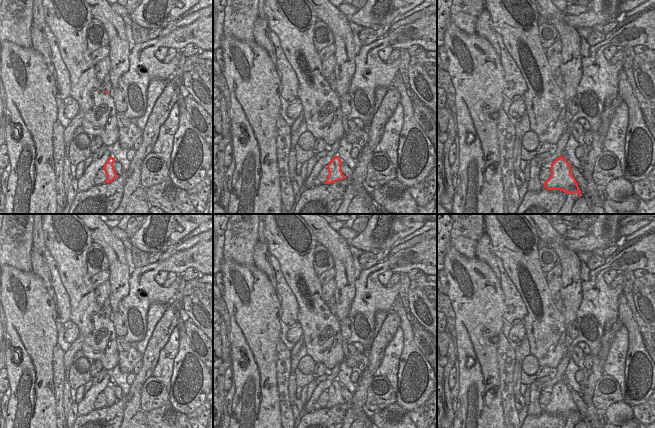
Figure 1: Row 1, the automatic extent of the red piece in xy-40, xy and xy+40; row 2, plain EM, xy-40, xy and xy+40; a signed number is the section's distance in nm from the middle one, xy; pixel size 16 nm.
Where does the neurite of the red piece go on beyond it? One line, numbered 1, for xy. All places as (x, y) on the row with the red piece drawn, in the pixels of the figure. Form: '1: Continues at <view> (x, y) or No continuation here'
1: No continuation here.

